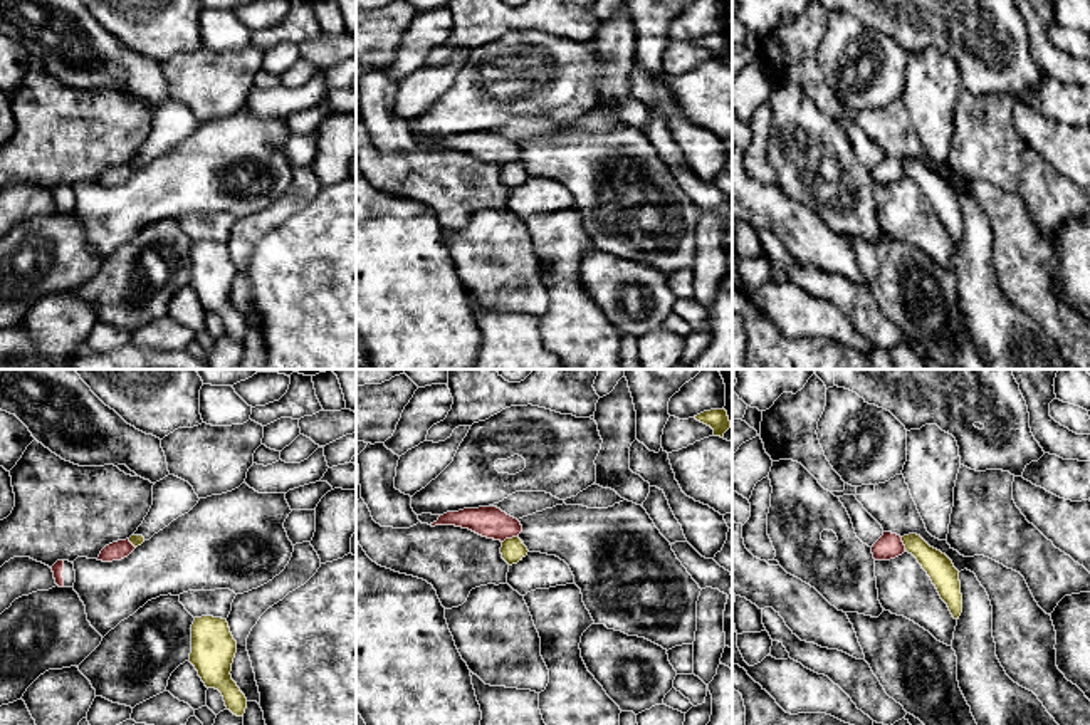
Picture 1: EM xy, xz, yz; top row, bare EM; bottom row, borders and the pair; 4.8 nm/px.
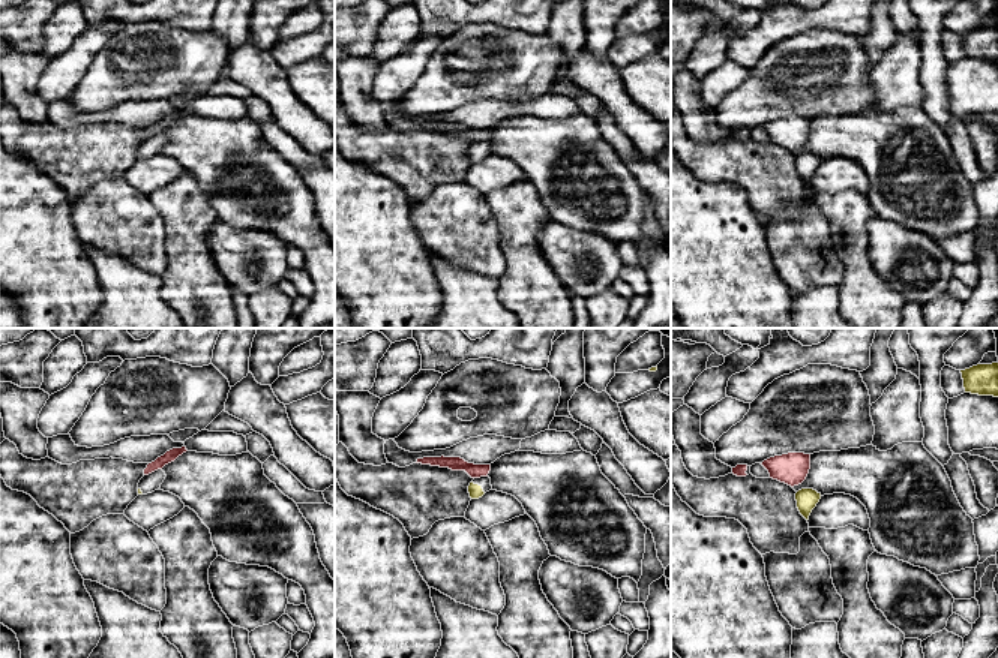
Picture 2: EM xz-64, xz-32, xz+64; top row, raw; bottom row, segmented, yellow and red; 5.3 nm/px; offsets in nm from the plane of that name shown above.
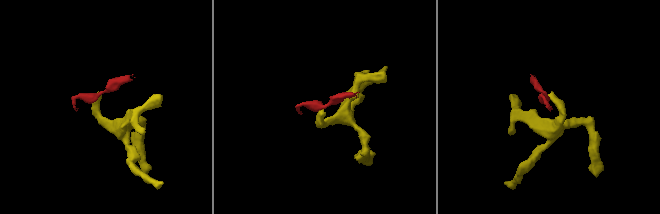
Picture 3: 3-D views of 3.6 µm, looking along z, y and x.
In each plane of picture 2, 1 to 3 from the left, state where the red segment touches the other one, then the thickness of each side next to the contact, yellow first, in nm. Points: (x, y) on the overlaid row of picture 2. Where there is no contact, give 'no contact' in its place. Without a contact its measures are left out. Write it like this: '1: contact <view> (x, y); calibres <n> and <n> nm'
1: no contact
2: no contact
3: no contact

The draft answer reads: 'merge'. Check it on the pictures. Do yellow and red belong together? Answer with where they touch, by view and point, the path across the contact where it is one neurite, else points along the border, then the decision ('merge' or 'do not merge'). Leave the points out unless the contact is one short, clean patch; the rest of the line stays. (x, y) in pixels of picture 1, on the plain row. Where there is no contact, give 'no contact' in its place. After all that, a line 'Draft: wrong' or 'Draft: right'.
meets yellow in xz at (509, 163); runs through xz (513, 175), (509, 163), (491, 146); merge
Draft: right

